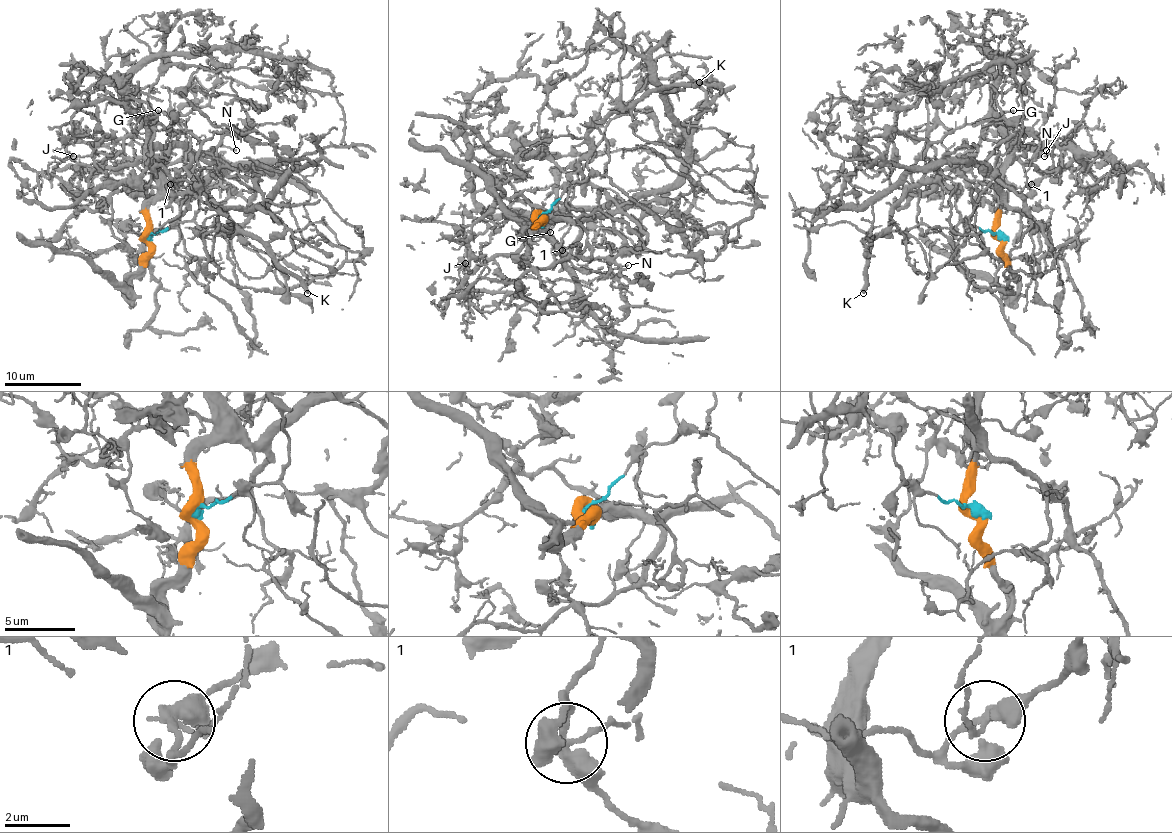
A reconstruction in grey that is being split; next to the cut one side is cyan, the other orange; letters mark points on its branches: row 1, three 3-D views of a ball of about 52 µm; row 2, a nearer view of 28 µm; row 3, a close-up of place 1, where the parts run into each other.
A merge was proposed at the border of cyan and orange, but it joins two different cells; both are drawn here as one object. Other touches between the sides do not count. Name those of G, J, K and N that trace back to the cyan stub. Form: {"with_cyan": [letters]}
{"with_cyan": ["G", "K", "N"]}

